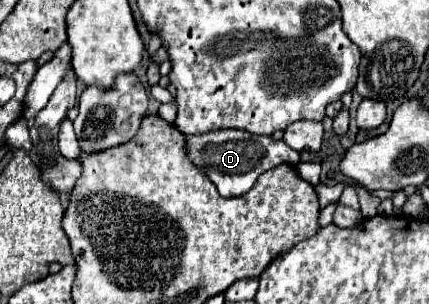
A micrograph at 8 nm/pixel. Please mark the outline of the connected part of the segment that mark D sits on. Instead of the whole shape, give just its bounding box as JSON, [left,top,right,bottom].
[188,129,300,197]

